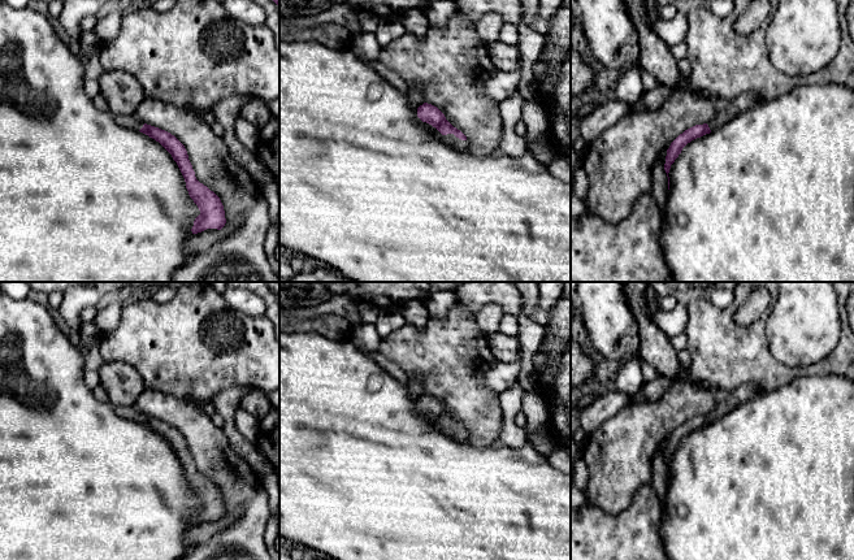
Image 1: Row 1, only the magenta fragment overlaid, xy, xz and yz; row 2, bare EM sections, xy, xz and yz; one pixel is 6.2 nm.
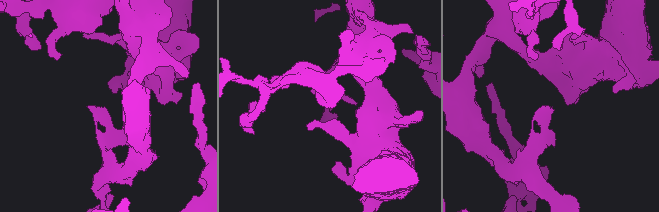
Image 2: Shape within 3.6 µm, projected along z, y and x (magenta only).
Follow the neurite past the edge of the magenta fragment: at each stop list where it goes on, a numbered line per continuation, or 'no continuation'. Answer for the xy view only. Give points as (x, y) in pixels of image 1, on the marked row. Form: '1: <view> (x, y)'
1: xy (128, 121)

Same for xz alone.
1: xz (450, 139)

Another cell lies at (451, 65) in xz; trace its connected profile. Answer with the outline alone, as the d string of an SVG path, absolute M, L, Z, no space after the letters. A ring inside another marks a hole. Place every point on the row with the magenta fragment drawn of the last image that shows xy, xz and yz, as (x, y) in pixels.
M459 12L442 29L429 23L424 38L407 32L382 47L378 60L398 73L408 87L420 88L422 104L437 107L467 136L468 151L473 155L487 156L499 149L503 121L498 103L487 95L487 81L498 70L489 56L487 43Z

